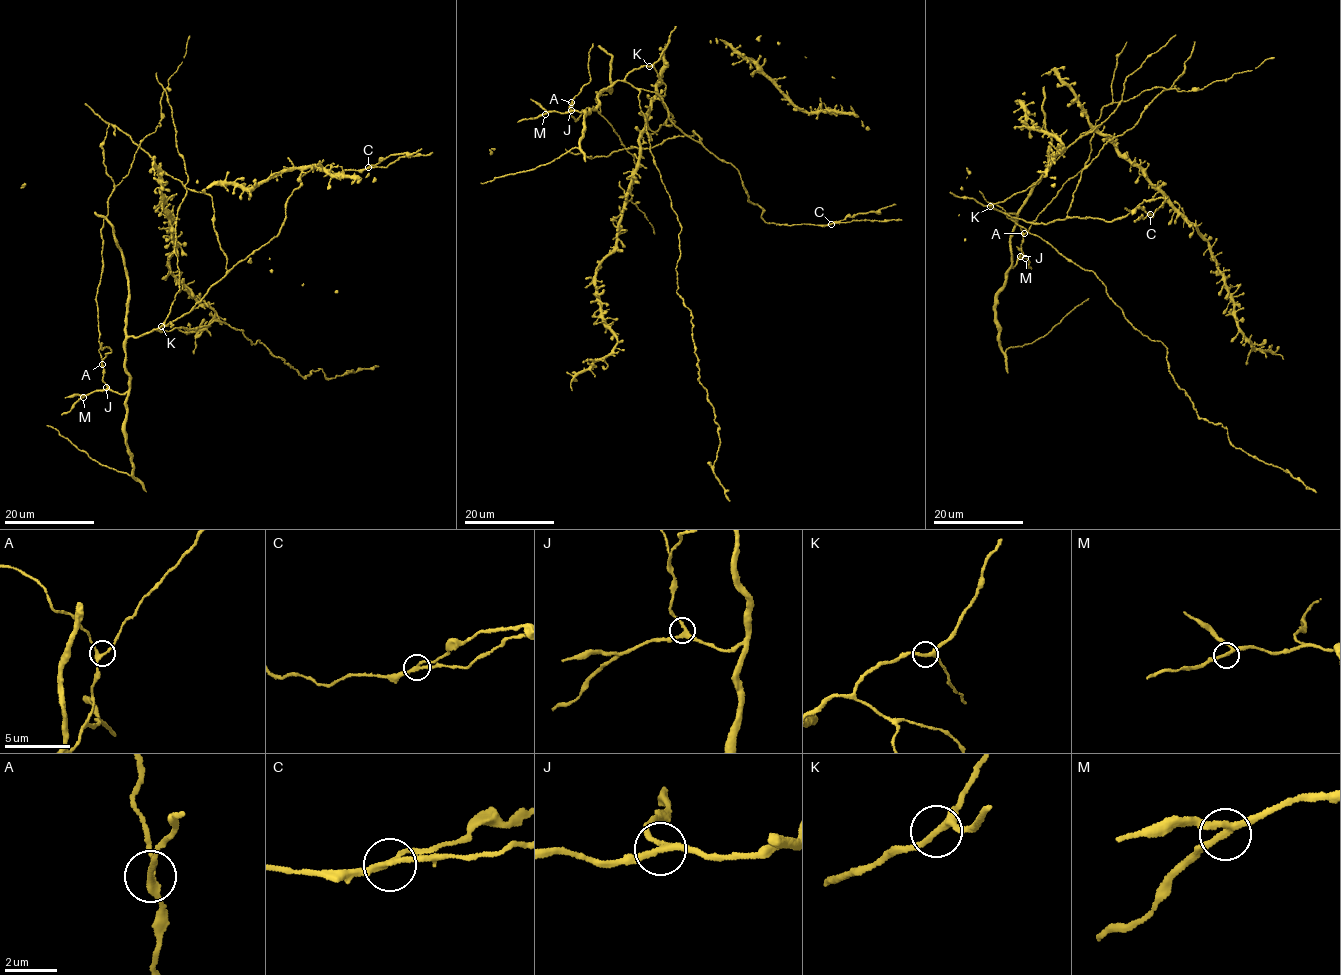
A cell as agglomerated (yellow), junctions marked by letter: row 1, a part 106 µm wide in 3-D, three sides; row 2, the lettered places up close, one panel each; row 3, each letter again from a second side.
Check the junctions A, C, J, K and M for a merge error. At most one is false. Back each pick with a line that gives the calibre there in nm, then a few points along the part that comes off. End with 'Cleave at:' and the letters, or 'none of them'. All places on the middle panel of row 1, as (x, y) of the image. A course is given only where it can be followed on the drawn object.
C: calibre 190 nm; course (832, 223), (896, 204)
Cleave at: C

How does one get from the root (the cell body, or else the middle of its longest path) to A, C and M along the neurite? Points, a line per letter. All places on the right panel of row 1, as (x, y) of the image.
A: (1014, 217), (1005, 214), (1016, 216), (1011, 237), (1012, 266), (1021, 251), (1024, 233)
C: (1014, 217), (1044, 224), (1076, 217), (1114, 221), (1122, 219), (1145, 201), (1165, 197), (1153, 216), (1150, 214)
M: (1014, 217), (1005, 214), (1016, 216), (1011, 237), (1012, 266), (1023, 255), (1025, 258)

